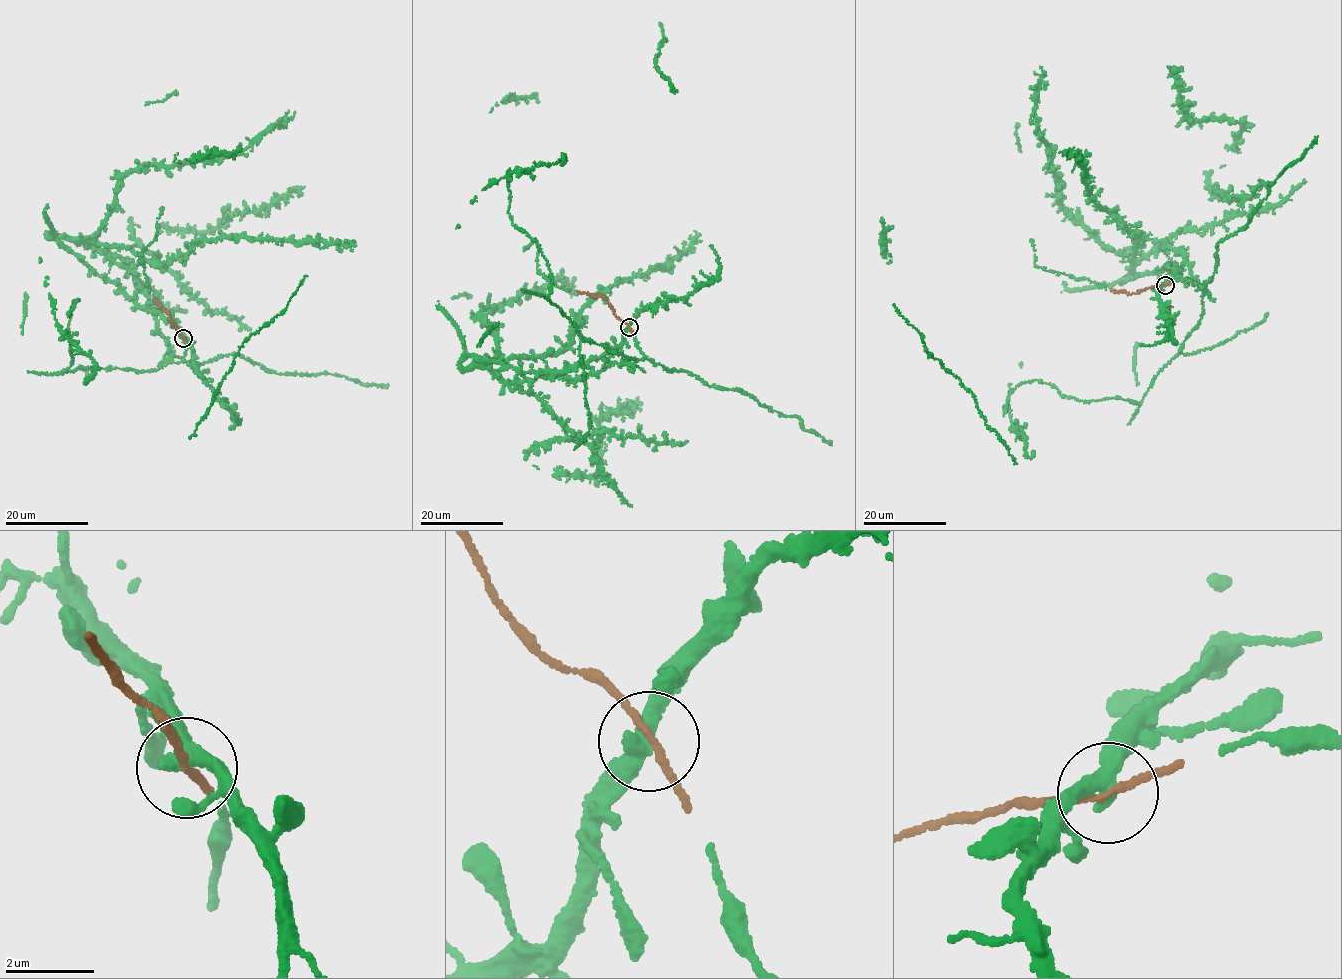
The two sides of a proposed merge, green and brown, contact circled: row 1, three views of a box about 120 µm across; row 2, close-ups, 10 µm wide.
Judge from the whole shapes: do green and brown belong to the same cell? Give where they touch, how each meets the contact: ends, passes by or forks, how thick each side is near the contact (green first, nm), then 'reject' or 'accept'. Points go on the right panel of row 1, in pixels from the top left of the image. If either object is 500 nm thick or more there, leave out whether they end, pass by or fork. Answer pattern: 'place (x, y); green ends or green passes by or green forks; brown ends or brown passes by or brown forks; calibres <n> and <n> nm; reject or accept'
place (1165, 285); green passes by; brown passes by; calibres 380 and 150 nm; accept

